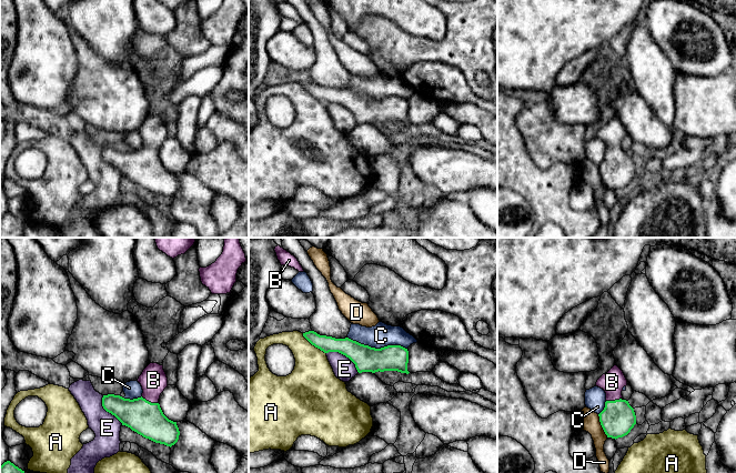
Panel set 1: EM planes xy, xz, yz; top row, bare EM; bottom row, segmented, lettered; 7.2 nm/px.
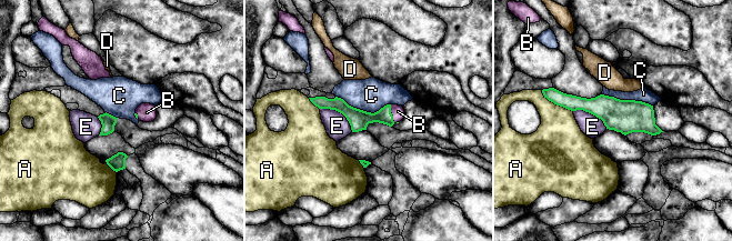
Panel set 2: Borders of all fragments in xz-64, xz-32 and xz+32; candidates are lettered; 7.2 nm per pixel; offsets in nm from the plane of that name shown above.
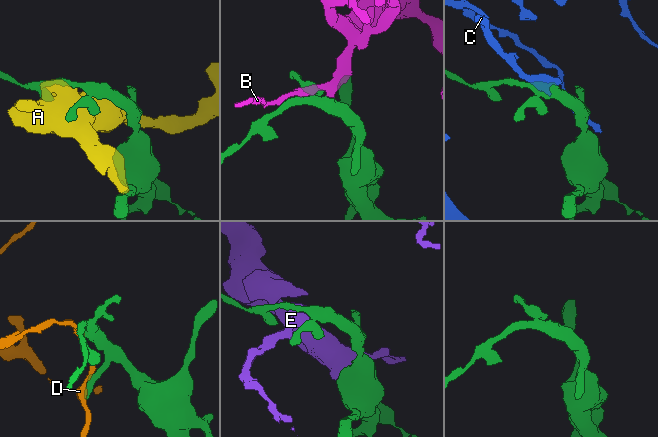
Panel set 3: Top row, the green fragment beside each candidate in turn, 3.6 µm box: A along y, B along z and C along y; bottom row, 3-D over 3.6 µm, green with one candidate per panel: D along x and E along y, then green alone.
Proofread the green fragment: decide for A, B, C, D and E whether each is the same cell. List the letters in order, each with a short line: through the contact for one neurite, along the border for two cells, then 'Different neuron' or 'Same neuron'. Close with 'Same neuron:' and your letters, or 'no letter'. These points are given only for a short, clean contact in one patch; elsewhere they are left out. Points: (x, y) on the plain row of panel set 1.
A: Different neuron
B: Line: yz (617, 170), (614, 152), (612, 133). Same neuron
C: Different neuron
D: Line: yz (597, 165), (600, 175), (607, 188). Different neuron
E: Different neuron
Same neuron: B

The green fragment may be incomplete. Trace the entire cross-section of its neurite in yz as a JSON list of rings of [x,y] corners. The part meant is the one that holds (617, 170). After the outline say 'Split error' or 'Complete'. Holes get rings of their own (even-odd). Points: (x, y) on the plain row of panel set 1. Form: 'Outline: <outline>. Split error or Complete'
Outline: [[[614,117],[596,133],[596,138],[606,144],[604,161],[598,165],[601,177],[607,189],[618,190],[627,187],[636,175],[634,160],[623,150],[623,139],[627,131],[623,122]]]. Split error

